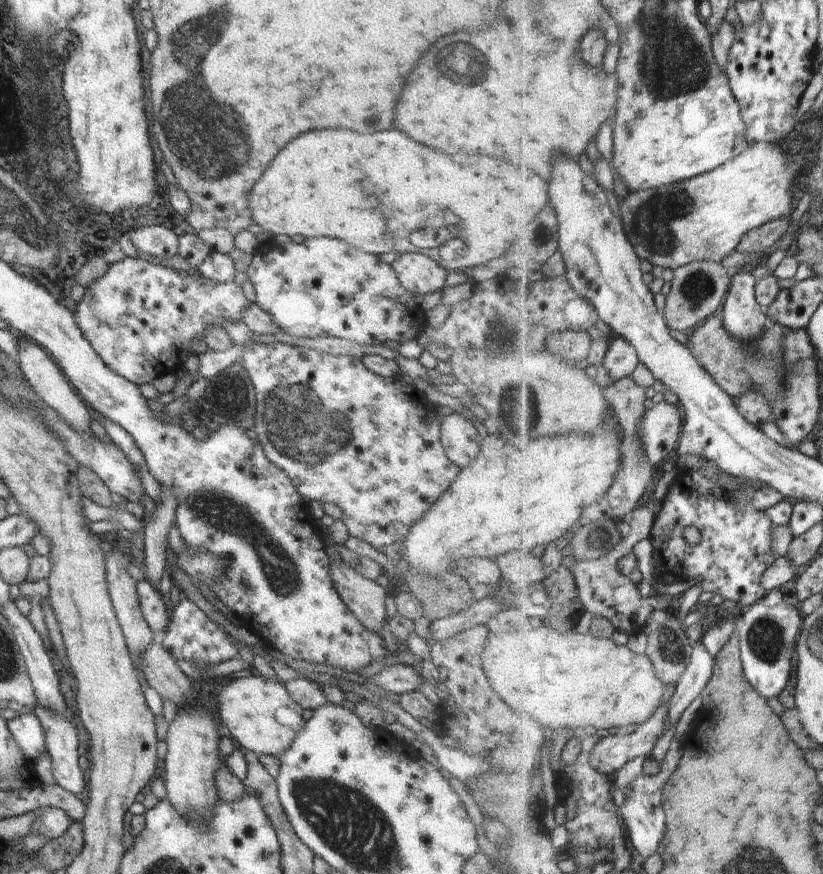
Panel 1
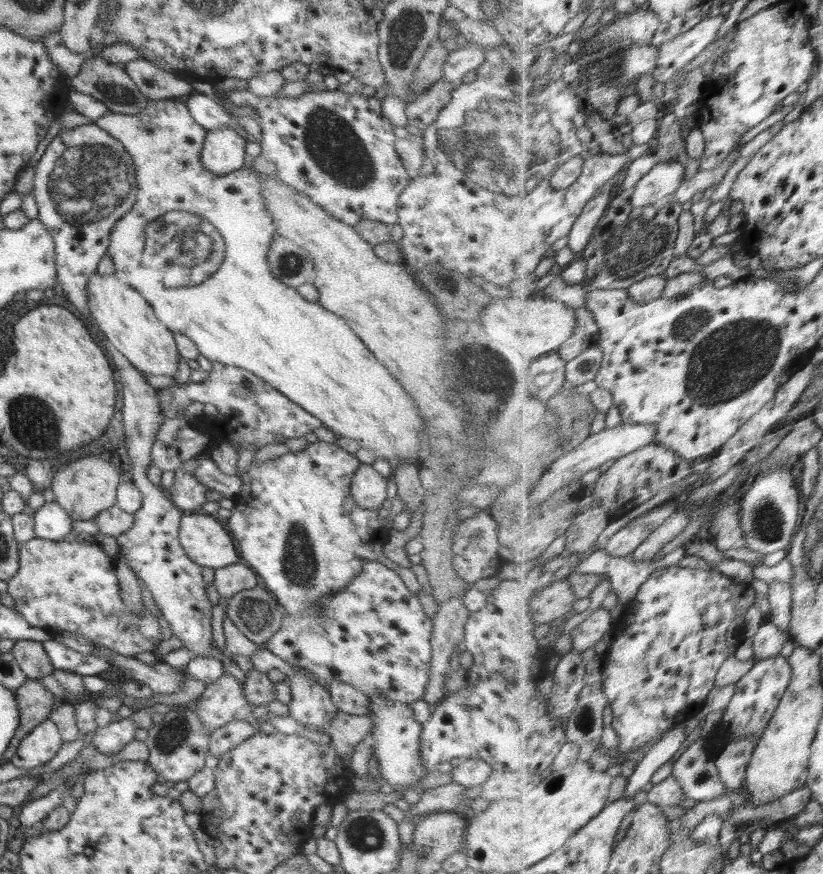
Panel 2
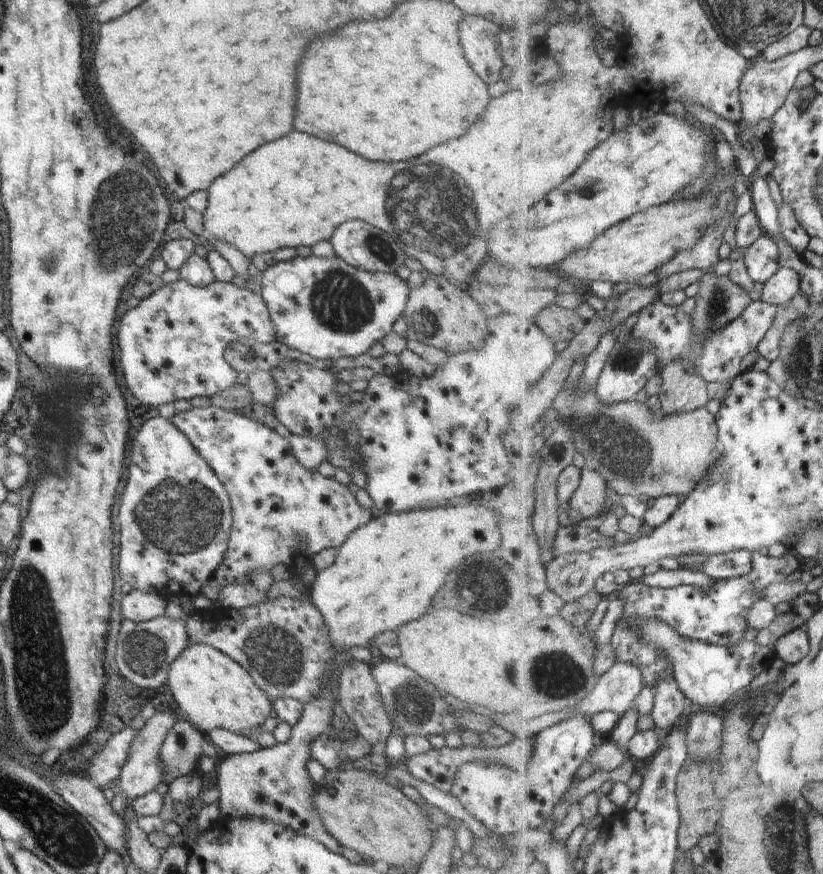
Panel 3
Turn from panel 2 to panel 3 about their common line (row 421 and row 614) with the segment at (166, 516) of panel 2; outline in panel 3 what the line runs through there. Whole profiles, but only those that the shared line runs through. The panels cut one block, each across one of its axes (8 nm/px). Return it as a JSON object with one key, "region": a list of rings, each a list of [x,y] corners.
{"region":[[[132,590],[126,593],[120,604],[124,619],[132,622],[144,622],[158,617],[164,617],[167,600],[157,593],[144,593]]]}

